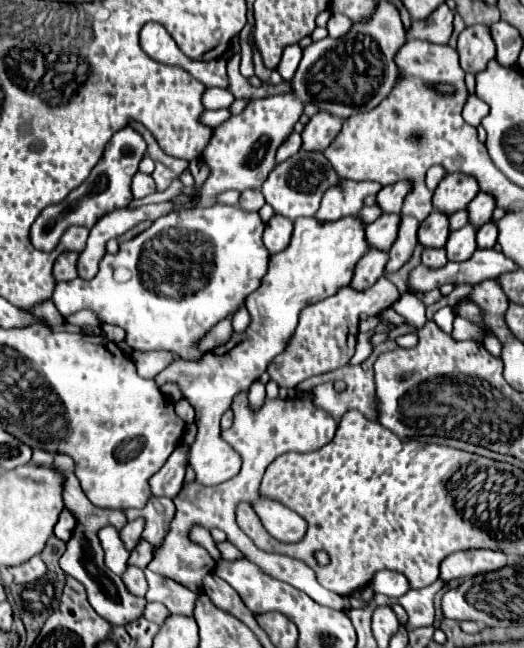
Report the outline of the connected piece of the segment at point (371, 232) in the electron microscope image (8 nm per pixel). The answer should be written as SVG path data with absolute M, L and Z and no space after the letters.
M384 214L384 216L380 216L376 222L368 224L368 226L366 226L368 248L388 252L390 246L392 246L392 242L396 240L398 222L400 222L400 216L398 216L398 214Z

